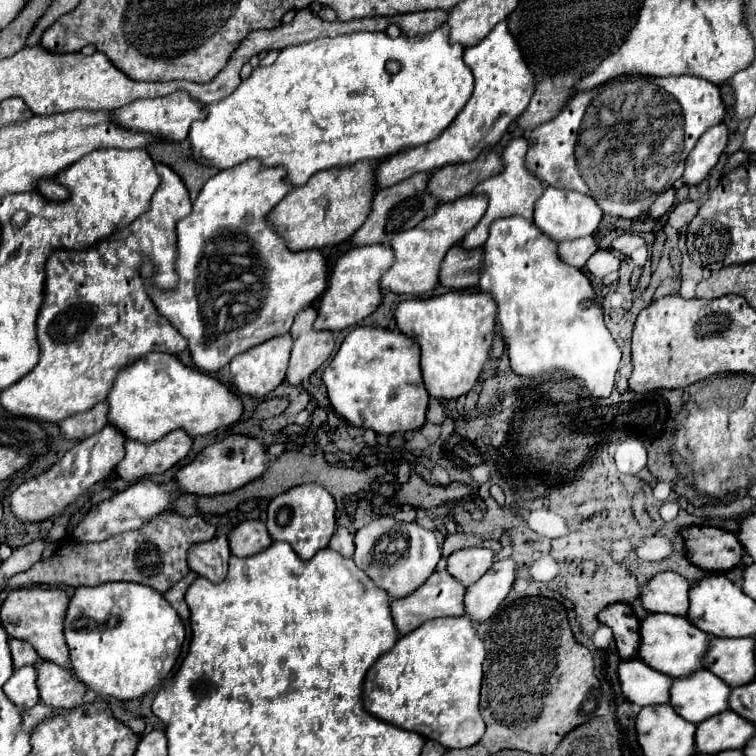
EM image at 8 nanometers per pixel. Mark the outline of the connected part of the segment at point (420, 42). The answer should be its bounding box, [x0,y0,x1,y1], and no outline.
[189,26,473,186]

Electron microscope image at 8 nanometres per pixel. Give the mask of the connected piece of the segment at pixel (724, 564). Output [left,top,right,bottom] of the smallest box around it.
[681,526,745,572]

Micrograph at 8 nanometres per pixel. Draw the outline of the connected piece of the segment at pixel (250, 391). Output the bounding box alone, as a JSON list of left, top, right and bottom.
[231,332,293,398]

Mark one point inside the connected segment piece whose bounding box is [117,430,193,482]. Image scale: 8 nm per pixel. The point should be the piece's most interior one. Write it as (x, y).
(140, 460)

